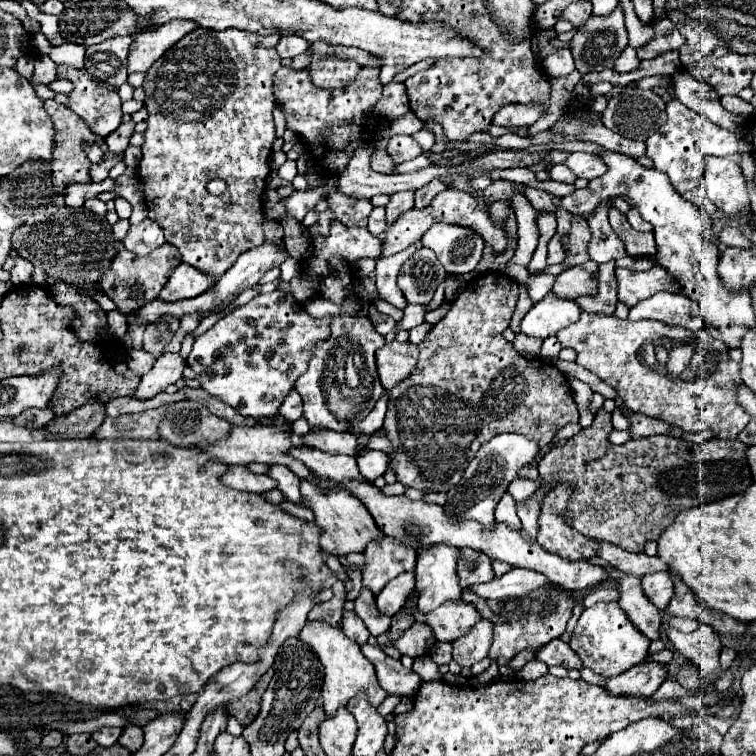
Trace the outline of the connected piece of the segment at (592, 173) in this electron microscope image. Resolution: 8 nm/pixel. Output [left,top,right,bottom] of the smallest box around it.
[564,152,606,181]

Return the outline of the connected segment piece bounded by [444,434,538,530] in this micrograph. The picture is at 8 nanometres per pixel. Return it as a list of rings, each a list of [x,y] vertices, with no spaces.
[[[522,434],[494,436],[476,452],[474,460],[464,470],[462,480],[452,490],[446,492],[444,512],[448,516],[454,516],[456,520],[478,520],[486,530],[490,530],[494,524],[496,504],[508,492],[508,486],[518,476],[518,470],[530,460],[534,460],[536,454],[538,454],[538,442],[530,440],[528,436]]]

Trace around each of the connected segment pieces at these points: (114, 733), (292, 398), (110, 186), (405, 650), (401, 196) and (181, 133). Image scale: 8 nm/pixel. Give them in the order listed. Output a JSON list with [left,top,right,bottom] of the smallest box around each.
[[92,728,122,746],[278,390,302,422],[66,178,118,208],[380,622,432,656],[386,192,414,224],[138,28,280,280]]

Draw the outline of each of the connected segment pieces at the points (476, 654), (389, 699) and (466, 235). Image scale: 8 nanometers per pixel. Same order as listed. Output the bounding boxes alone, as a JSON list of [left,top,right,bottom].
[[452,618,492,666],[378,694,402,716],[420,224,486,274]]

